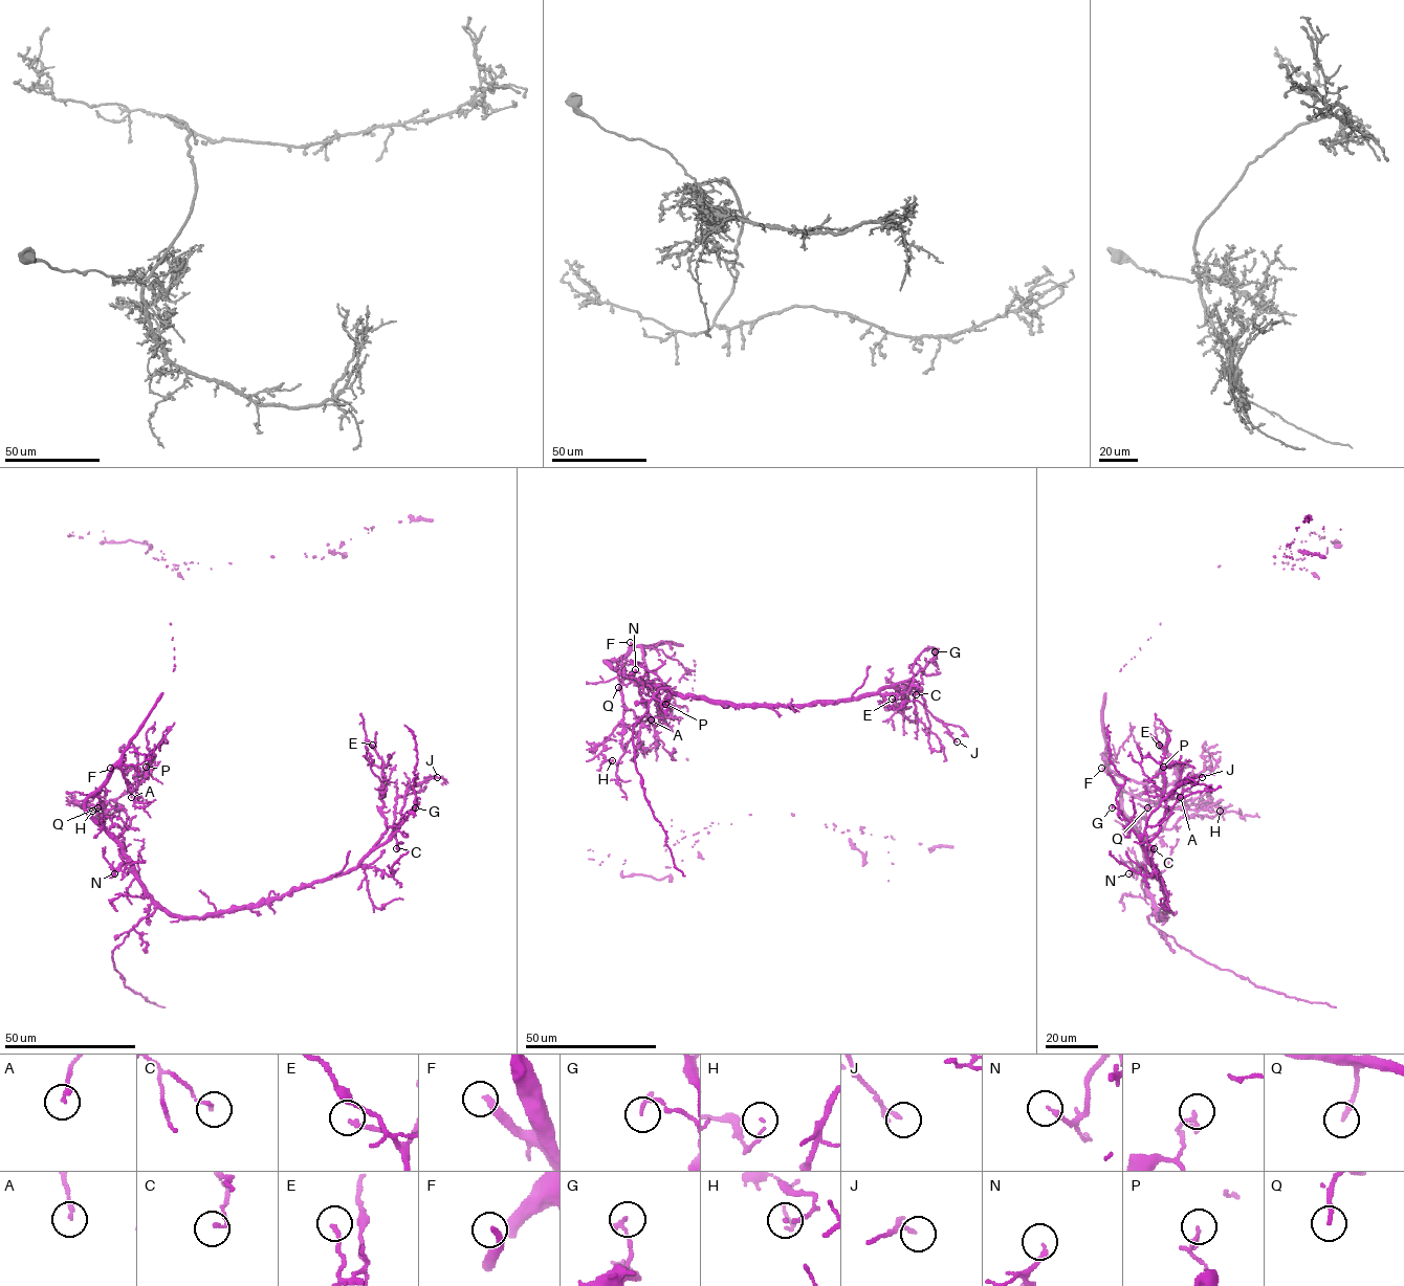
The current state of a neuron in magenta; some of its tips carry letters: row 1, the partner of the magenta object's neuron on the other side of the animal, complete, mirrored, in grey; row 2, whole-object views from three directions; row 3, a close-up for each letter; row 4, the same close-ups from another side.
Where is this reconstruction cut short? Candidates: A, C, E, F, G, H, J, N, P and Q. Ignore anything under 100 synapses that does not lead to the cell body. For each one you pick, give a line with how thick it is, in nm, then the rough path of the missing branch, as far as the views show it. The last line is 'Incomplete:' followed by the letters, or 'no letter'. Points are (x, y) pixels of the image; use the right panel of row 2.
F: 280 nm thick
Incomplete: F

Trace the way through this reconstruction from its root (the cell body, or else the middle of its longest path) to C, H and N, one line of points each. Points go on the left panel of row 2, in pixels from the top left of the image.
C: (108, 775), (85, 810), (117, 844), (143, 889), (172, 914), (256, 907), (348, 873), (392, 834), (396, 848)
H: (108, 775), (97, 790), (104, 807), (81, 805), (92, 811)
N: (108, 775), (85, 801), (85, 810), (117, 844), (127, 860), (117, 868), (111, 868), (114, 873)

